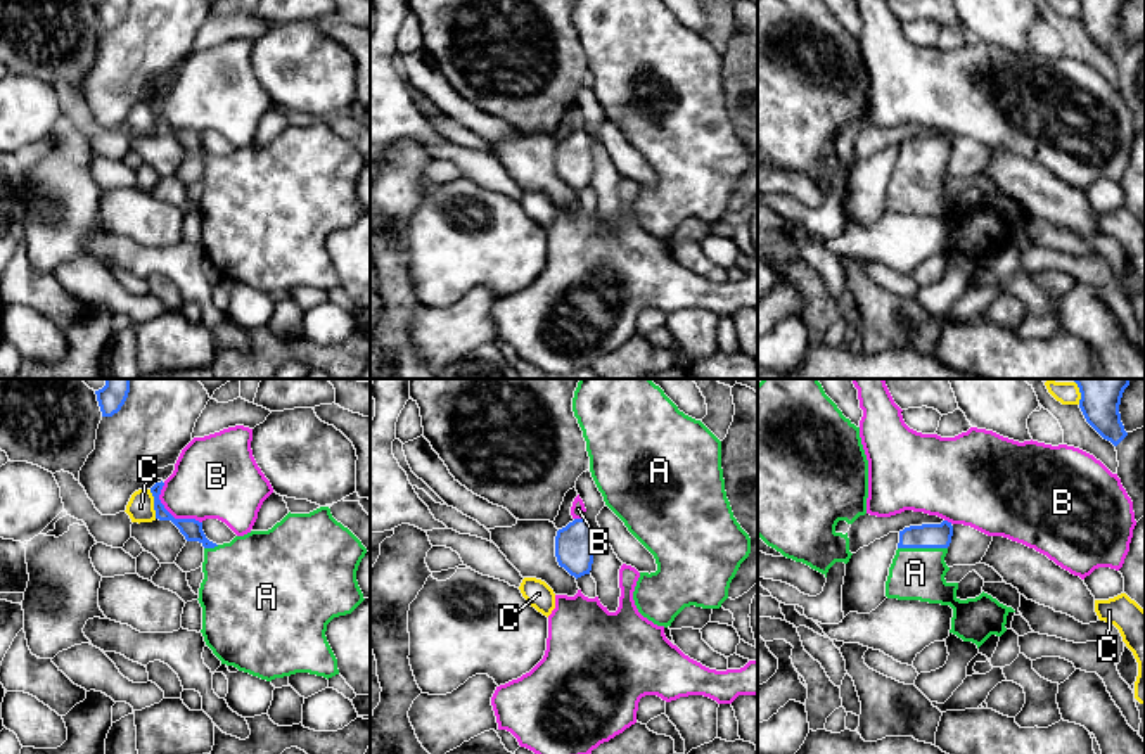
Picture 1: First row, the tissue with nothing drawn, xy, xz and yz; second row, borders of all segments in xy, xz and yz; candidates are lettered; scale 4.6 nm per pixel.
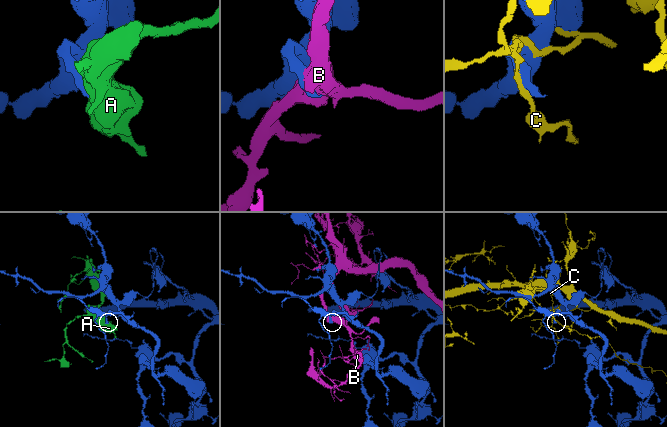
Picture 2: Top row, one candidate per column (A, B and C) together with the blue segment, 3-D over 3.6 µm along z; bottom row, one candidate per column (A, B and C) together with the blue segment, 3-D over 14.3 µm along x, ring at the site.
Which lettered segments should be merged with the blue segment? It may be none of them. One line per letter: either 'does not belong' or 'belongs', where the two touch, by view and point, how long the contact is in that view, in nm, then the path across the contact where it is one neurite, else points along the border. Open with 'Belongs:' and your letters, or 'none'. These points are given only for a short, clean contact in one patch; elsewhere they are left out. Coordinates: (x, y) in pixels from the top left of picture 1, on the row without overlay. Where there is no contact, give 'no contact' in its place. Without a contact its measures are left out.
Belongs: A
A: belongs; contact yz (922, 159); length 240 nm; way yz (927, 147), (922, 159), (915, 185)
B: does not belong; contact xy (170, 127); length 260 nm
C: does not belong; contact xy (154, 116); length 140 nm

